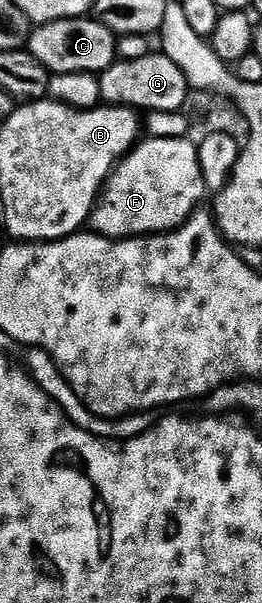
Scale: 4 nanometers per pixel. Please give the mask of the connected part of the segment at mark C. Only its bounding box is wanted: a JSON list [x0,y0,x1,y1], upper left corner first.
[25,17,117,75]

